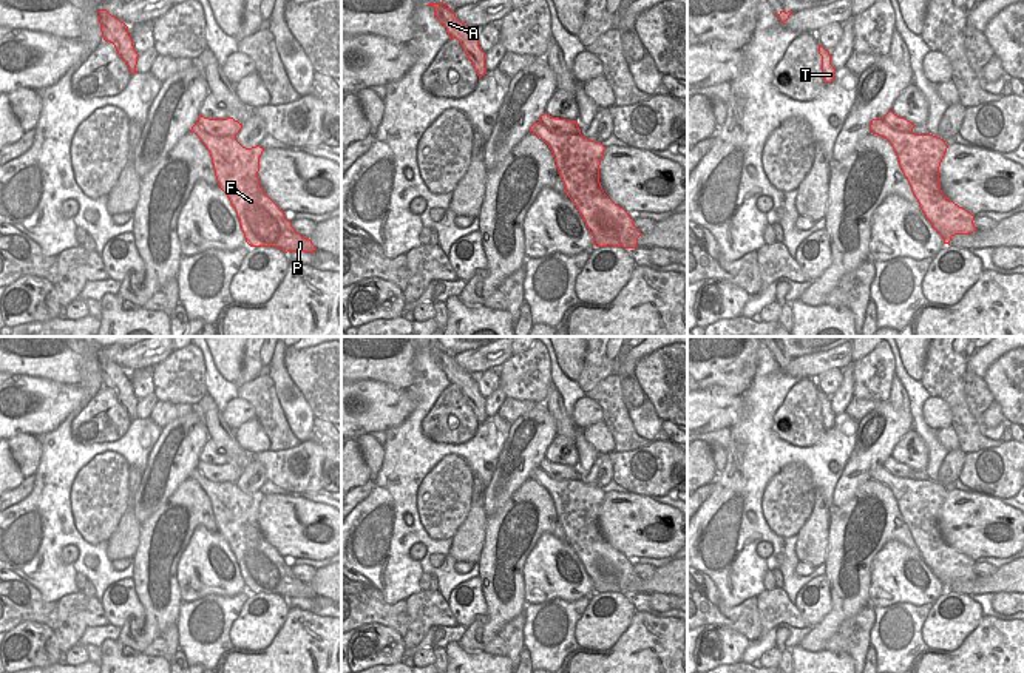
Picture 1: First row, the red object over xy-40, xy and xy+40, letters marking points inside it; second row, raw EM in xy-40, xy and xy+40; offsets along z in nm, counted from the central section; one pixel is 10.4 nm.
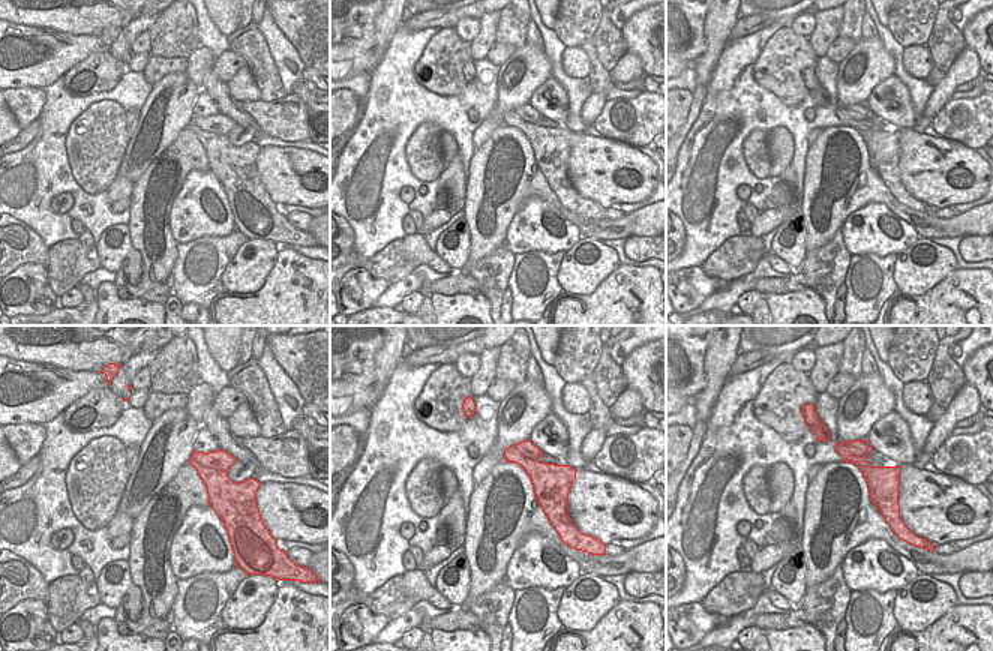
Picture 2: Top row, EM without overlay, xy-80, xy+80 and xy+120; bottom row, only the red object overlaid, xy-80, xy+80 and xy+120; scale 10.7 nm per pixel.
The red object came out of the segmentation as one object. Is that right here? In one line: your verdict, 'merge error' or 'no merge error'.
merge error

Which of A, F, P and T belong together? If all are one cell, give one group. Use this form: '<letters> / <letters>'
A T / F P

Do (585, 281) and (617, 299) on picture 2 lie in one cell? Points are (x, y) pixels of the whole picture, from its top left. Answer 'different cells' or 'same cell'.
different cells

